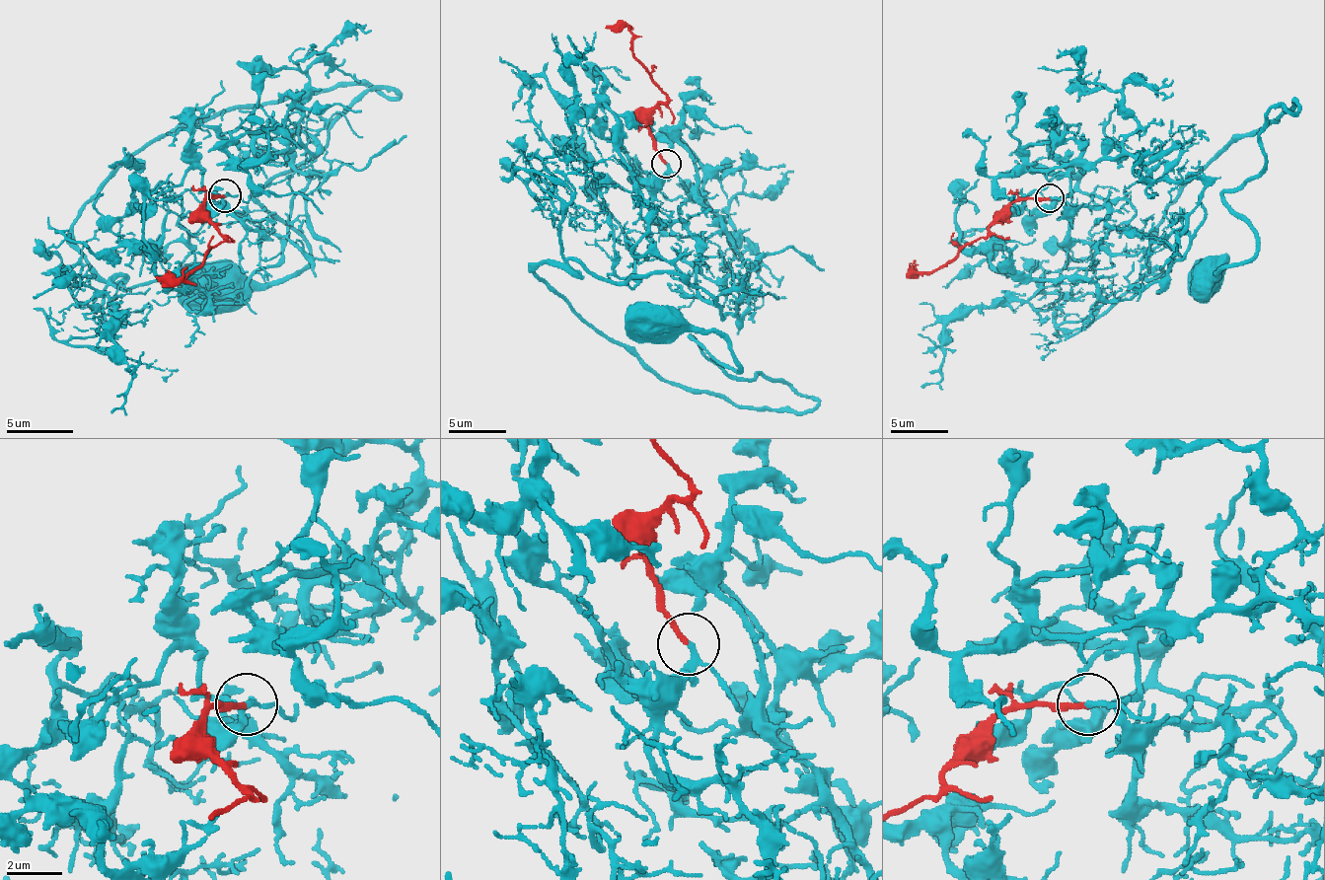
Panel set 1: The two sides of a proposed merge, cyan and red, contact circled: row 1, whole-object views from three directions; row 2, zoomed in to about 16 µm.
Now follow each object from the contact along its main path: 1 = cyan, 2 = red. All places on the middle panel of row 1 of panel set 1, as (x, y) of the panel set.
1: (667, 164), (652, 213), (684, 225), (715, 303), (678, 274), (534, 271), (667, 381), (817, 404), (655, 315)
2: (664, 164), (649, 126), (649, 114), (667, 95), (634, 57), (631, 31), (626, 26), (606, 29)

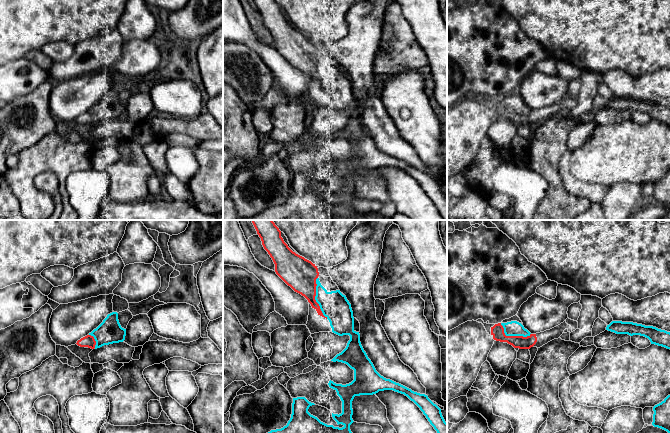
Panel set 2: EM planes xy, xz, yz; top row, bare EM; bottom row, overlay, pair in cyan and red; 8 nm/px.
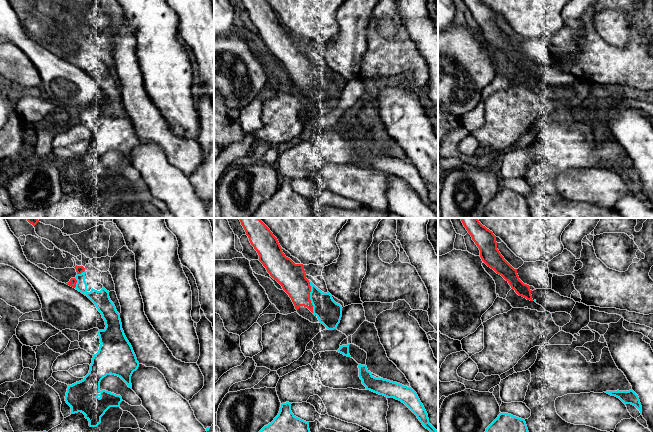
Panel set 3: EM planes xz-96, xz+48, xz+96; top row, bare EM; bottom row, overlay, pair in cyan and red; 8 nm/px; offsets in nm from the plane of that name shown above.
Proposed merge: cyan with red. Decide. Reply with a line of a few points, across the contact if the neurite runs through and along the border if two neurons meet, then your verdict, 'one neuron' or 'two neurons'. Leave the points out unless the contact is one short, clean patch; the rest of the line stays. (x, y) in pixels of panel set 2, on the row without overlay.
one neuron

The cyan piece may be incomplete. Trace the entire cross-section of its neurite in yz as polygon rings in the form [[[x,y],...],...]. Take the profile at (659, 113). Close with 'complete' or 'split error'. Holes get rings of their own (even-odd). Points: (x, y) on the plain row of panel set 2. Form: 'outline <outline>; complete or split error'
outline [[[612,97],[606,106],[616,110],[640,111],[648,114],[651,120],[670,125],[670,108],[653,102],[645,102],[633,98]]]; complete

